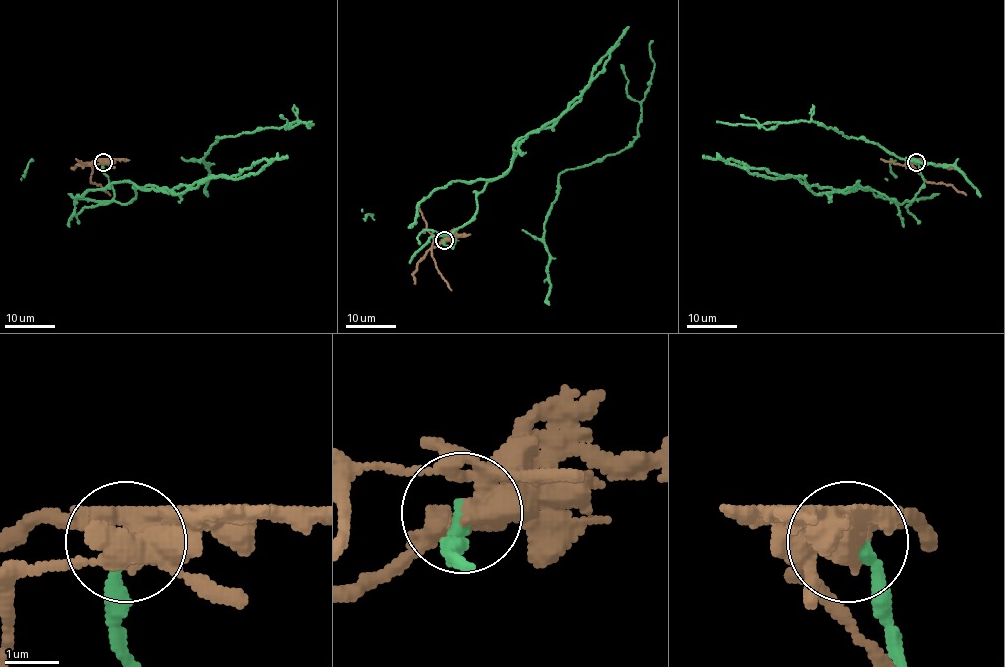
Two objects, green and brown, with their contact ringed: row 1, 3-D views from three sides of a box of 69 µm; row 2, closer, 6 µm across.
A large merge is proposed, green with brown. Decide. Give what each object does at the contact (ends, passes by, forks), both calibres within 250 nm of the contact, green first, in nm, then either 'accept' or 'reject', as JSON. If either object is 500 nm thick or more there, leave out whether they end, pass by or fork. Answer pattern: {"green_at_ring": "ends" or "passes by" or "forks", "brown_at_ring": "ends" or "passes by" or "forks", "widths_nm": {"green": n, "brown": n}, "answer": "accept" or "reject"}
{"green_at_ring": "ends", "brown_at_ring": "forks", "widths_nm": {"green": 280, "brown": 480}, "answer": "reject"}

